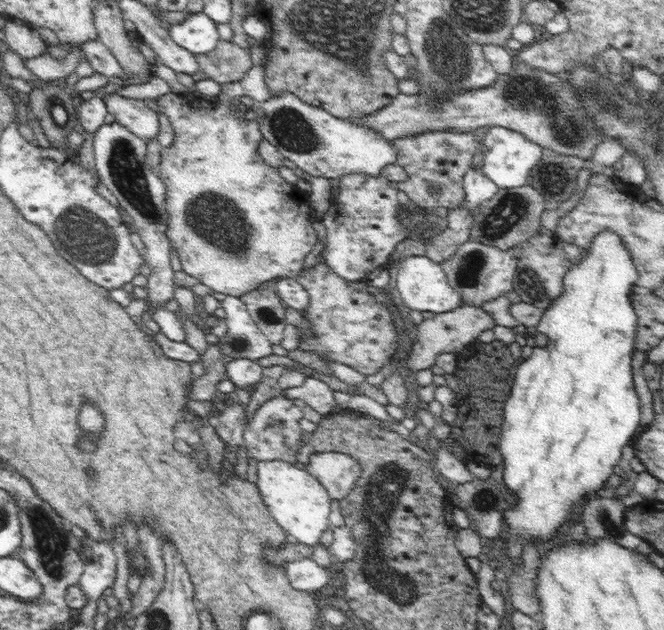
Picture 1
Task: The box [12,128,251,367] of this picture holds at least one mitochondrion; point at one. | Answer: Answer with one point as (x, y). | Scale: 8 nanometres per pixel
(81, 233)

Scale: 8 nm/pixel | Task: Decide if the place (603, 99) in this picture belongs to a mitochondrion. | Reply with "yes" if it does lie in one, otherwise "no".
yes

